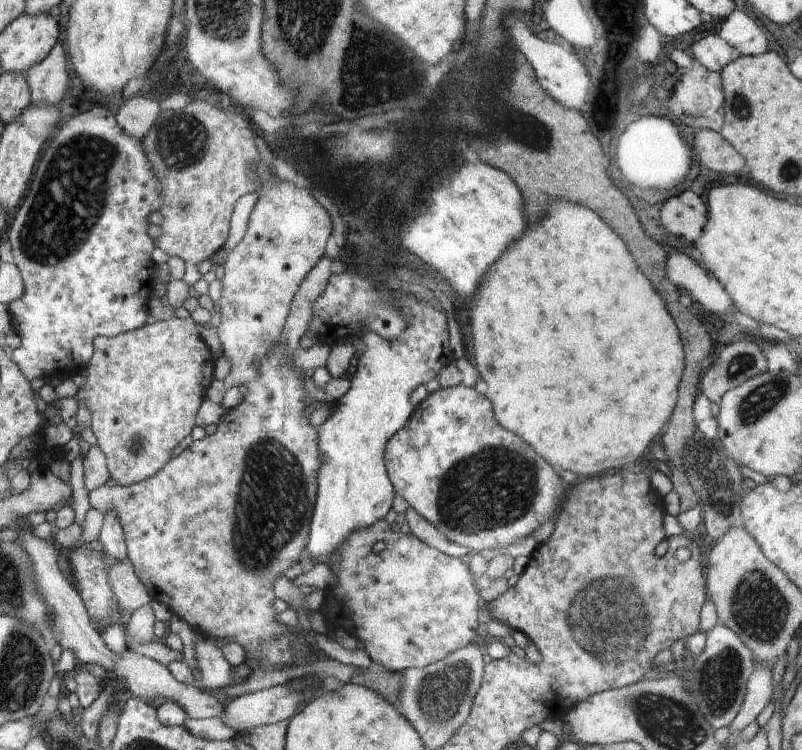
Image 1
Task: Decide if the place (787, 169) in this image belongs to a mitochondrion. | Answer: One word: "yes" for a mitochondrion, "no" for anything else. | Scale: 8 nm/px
yes

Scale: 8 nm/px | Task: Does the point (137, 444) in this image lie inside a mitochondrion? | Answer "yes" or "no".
yes

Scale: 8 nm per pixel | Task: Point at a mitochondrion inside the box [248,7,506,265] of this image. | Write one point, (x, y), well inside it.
(397, 79)

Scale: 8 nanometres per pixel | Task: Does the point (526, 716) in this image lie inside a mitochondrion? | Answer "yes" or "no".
no

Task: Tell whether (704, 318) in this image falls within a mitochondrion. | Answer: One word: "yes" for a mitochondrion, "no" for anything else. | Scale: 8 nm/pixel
no

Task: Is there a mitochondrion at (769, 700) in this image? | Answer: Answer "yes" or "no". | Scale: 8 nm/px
no

